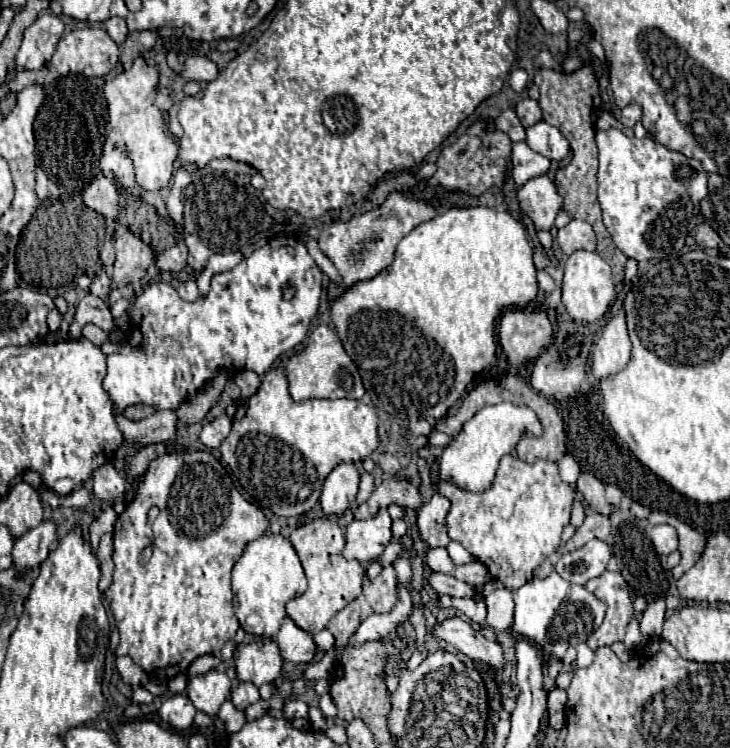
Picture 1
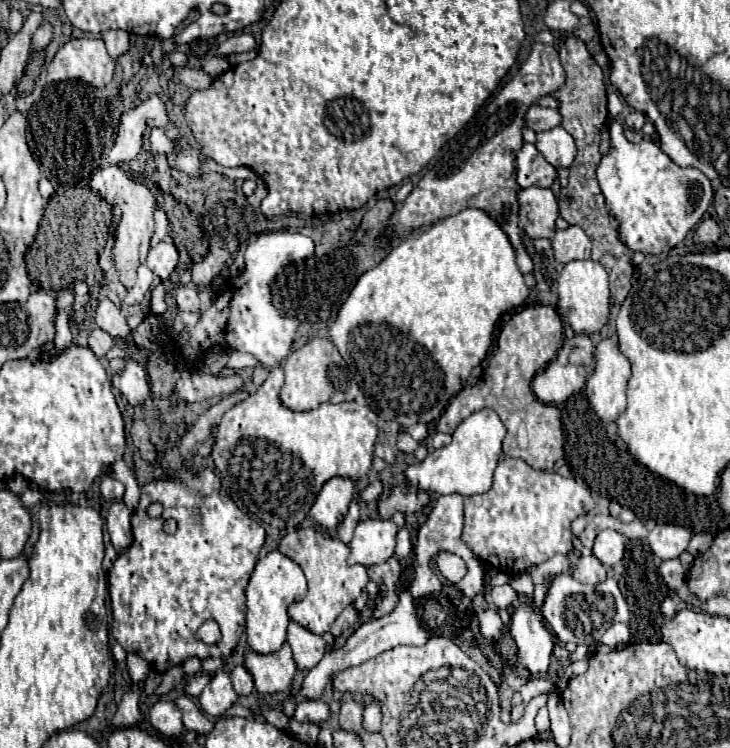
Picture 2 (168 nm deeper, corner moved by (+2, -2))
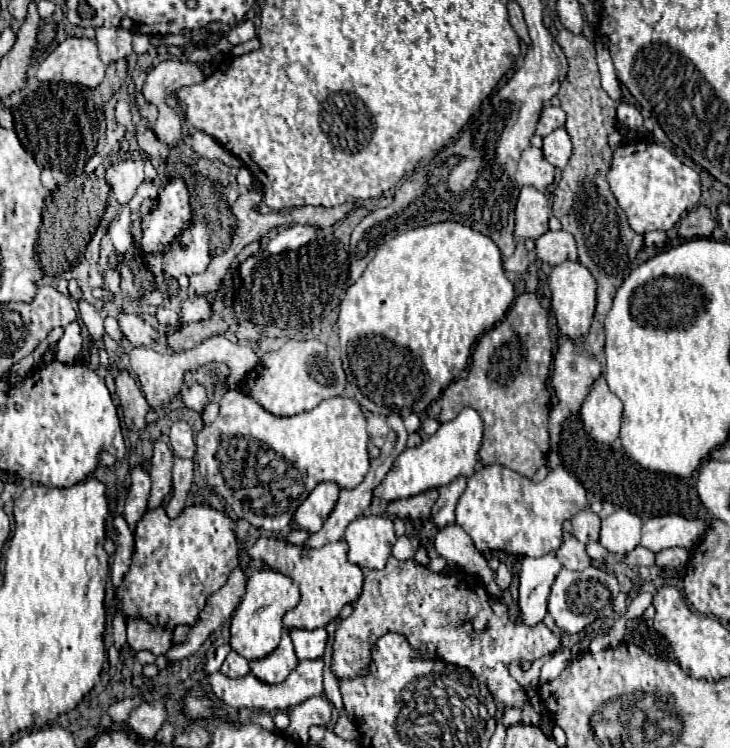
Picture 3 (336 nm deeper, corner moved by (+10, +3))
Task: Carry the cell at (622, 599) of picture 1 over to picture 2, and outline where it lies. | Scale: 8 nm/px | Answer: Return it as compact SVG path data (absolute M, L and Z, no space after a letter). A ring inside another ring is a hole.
M570 557L574 565L574 577L580 583L602 583L606 579L606 571L596 557Z

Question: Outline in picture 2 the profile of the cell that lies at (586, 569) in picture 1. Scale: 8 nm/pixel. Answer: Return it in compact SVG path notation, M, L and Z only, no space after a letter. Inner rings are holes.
M606 529L596 535L592 553L596 559L600 559L602 565L614 565L624 557L626 543L628 543L628 539L624 535L616 533L612 529Z

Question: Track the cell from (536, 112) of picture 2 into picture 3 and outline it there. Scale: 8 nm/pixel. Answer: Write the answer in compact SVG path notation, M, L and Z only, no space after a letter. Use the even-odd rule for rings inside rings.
M544 106L542 116L540 116L540 122L538 122L538 126L536 126L536 134L548 136L552 130L562 128L564 122L566 122L566 114L564 114L562 108L556 108L556 106Z

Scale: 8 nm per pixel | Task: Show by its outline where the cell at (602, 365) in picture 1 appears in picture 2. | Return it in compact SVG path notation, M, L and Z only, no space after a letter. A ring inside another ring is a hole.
M606 335L598 345L594 353L596 365L592 375L586 381L586 395L588 401L592 403L596 415L602 421L616 421L618 415L626 409L626 385L630 379L630 363L624 357L624 353L618 349L618 341L614 335Z

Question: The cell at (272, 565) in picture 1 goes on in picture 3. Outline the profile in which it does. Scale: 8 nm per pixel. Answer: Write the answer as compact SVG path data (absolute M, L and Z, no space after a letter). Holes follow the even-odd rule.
M266 566L252 572L246 584L246 594L232 616L232 650L246 660L260 660L276 650L282 634L282 616L300 602L298 586L284 574Z

